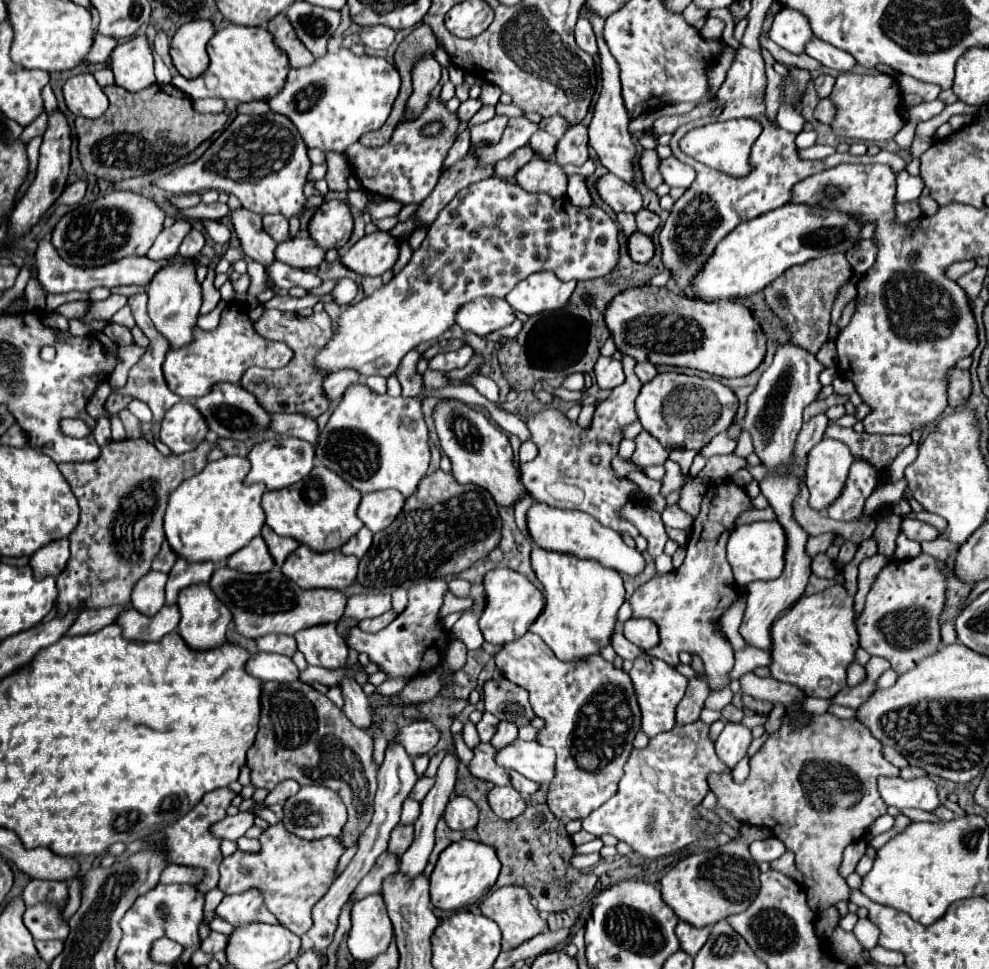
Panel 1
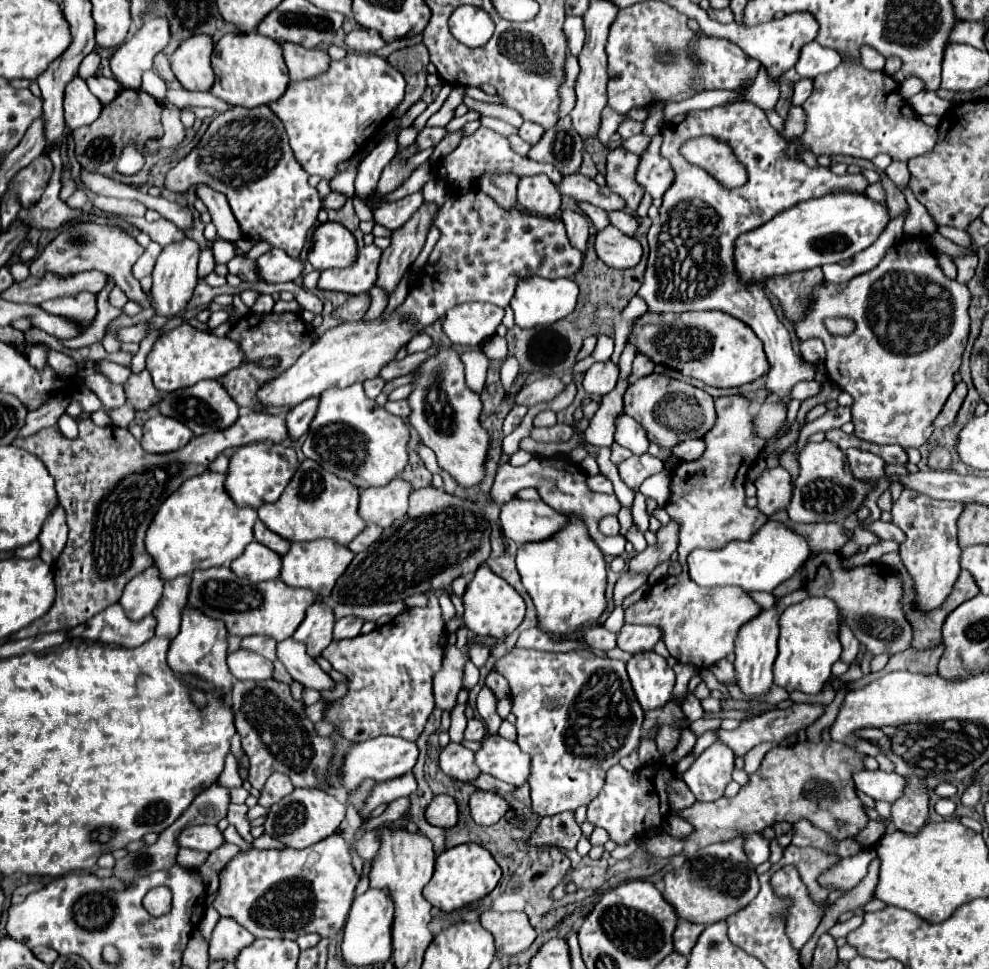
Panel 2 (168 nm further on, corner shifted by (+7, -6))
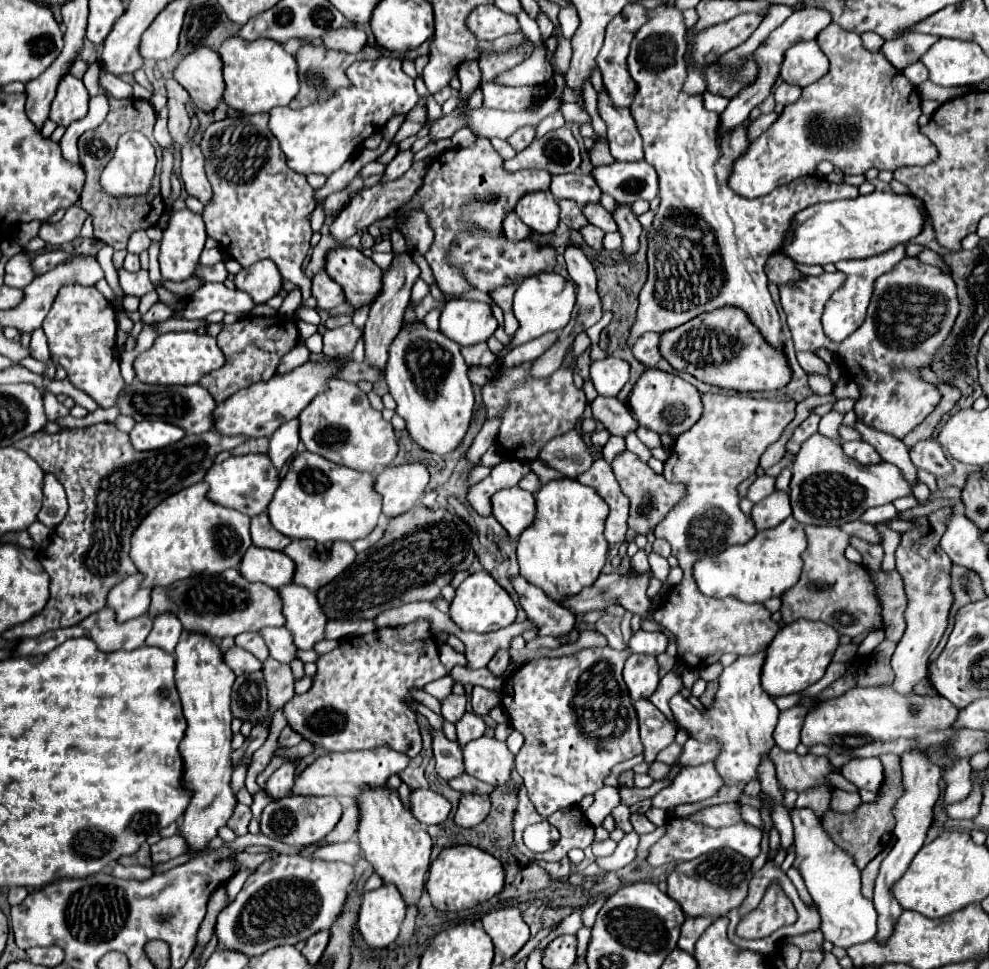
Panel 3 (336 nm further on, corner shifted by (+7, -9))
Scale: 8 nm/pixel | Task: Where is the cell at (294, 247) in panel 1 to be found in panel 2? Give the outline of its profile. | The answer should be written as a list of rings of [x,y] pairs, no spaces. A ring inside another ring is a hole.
[[[269,249],[257,259],[257,271],[265,283],[287,283],[295,281],[301,275],[303,263],[299,259],[293,261],[281,249]]]

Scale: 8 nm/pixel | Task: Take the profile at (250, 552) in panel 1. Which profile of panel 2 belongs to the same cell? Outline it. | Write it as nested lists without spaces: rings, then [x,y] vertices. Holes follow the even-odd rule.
[[[251,541],[243,555],[231,563],[231,571],[237,573],[237,577],[249,579],[253,583],[277,579],[281,573],[281,555],[257,541]]]

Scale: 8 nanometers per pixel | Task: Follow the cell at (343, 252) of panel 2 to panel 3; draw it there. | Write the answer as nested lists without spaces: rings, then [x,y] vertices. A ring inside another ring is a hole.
[[[339,246],[327,252],[325,270],[337,284],[341,284],[347,304],[353,308],[371,304],[381,290],[383,272],[357,248]]]

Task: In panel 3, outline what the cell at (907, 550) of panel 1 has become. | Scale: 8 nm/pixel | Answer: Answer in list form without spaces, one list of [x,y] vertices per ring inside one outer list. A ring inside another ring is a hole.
[[[797,620],[787,624],[777,632],[773,642],[769,644],[761,684],[771,696],[787,696],[805,690],[823,678],[835,650],[839,646],[839,634],[829,628],[829,624],[821,624],[821,620]]]

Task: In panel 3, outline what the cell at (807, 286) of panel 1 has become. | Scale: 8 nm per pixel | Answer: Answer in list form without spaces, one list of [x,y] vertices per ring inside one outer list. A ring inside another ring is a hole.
[[[781,254],[769,256],[767,266],[765,266],[765,274],[767,274],[769,282],[773,282],[777,286],[781,286],[781,284],[793,284],[793,282],[799,282],[799,280],[805,278],[805,274],[797,270],[795,262],[785,258],[785,256],[781,256]]]

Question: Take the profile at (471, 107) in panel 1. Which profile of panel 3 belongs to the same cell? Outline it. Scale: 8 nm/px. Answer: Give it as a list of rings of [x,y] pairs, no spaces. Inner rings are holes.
[[[411,150],[399,152],[399,154],[389,162],[383,180],[395,180],[395,178],[403,176],[403,174],[409,170],[411,164],[413,164],[413,152],[411,152]]]

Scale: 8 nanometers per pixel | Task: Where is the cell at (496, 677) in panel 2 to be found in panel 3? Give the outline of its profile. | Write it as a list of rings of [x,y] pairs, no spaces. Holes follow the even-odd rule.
[[[503,650],[503,652],[497,652],[497,654],[493,656],[493,660],[489,662],[487,668],[489,668],[497,678],[503,678],[505,672],[507,672],[507,668],[509,668],[509,664],[511,664],[511,660],[509,660],[509,652]]]

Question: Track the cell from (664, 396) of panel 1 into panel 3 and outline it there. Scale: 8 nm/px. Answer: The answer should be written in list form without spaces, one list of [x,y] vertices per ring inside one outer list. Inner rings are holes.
[[[647,368],[641,374],[629,394],[629,408],[639,426],[645,426],[657,434],[669,434],[673,438],[681,436],[681,432],[687,432],[701,418],[703,412],[701,394],[697,392],[697,388],[683,378],[667,374],[659,368]]]

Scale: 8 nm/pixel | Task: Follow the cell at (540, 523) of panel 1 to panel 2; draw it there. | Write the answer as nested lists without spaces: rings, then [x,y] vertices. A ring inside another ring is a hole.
[[[513,497],[501,507],[503,535],[517,545],[529,541],[543,541],[567,523],[567,517],[551,509],[545,501],[523,501]]]

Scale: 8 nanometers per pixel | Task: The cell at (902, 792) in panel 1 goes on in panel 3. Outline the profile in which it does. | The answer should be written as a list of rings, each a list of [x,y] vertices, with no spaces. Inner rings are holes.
[[[853,758],[849,764],[843,766],[841,774],[849,782],[853,782],[859,790],[881,794],[885,774],[883,774],[883,766],[879,758]]]

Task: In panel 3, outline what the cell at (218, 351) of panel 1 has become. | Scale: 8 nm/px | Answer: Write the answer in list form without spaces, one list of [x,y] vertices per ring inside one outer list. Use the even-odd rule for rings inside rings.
[[[167,332],[157,336],[155,344],[137,356],[135,372],[137,378],[145,384],[197,384],[205,374],[219,370],[225,364],[225,356],[221,348],[215,344],[215,338],[199,332]]]

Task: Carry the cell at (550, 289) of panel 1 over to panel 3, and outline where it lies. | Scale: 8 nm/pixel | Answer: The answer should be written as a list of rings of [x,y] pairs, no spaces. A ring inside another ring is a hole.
[[[539,272],[535,276],[529,276],[525,278],[519,286],[517,286],[517,292],[515,292],[515,316],[519,320],[519,328],[513,336],[513,342],[511,346],[505,346],[503,352],[509,352],[511,348],[519,346],[519,344],[525,344],[533,338],[539,338],[547,332],[555,332],[555,330],[561,330],[565,328],[565,324],[569,322],[571,318],[571,310],[575,306],[575,286],[563,278],[561,274],[555,274],[555,272]]]

